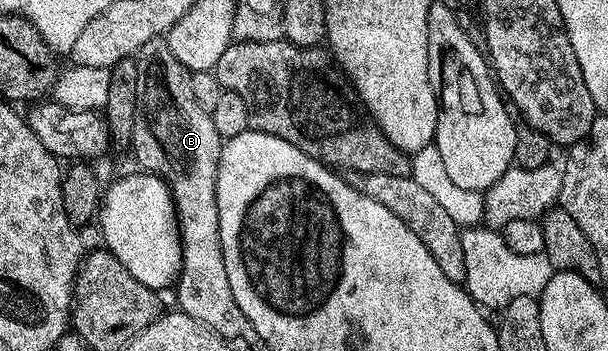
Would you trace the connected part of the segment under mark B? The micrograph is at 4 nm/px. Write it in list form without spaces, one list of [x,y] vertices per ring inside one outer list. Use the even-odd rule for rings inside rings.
[[[162,37],[149,40],[139,49],[135,67],[137,116],[133,120],[129,149],[135,153],[140,171],[155,174],[167,183],[175,202],[179,237],[183,239],[183,267],[175,286],[178,309],[216,332],[244,329],[247,317],[237,308],[237,300],[233,300],[229,276],[225,276],[223,242],[219,239],[215,185],[223,142],[217,128],[213,128],[210,113],[199,106],[197,97],[193,96],[192,71],[184,68],[181,60],[169,52]]]

